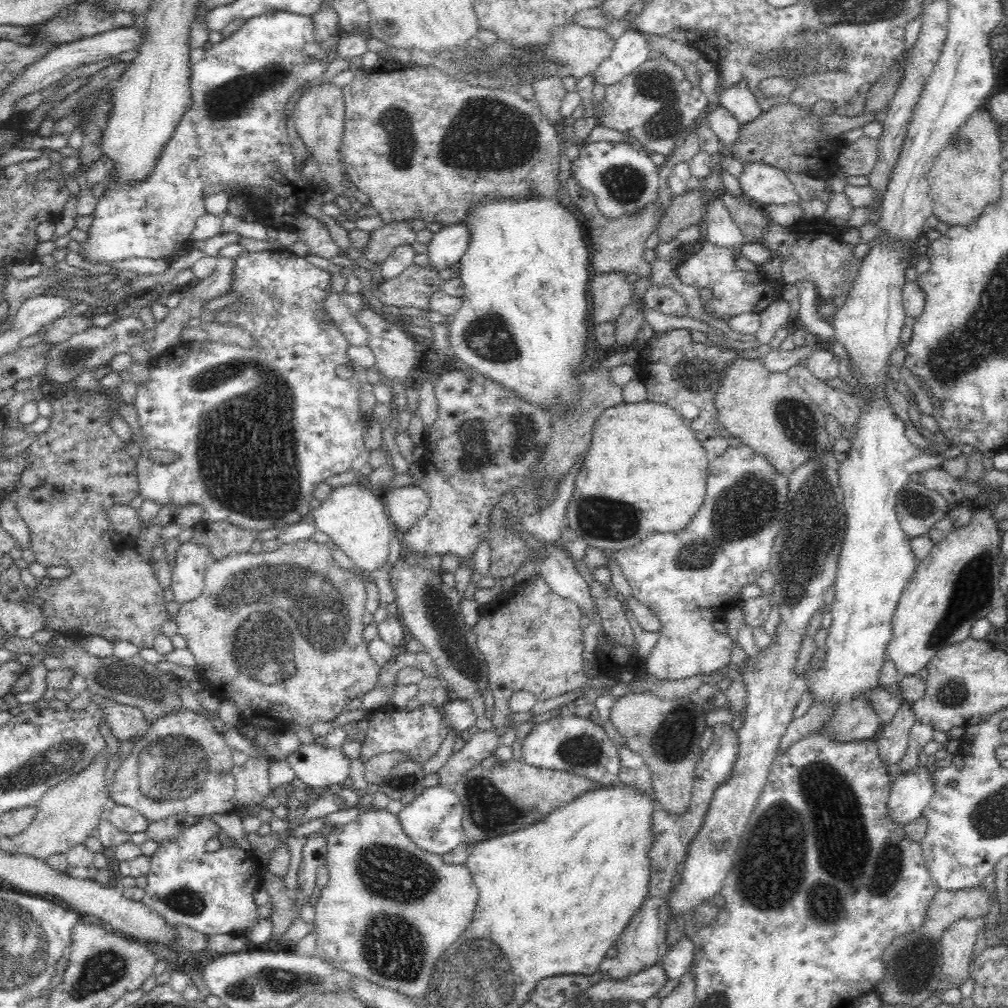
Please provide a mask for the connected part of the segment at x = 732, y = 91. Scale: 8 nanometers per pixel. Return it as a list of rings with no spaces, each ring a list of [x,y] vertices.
[[[746,82],[732,84],[720,91],[718,96],[721,106],[734,116],[740,126],[748,124],[761,112],[756,97],[750,92]]]

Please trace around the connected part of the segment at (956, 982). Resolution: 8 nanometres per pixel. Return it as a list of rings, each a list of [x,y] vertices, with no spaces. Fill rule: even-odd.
[[[960,918],[950,924],[941,936],[943,965],[941,974],[947,978],[949,988],[959,988],[971,978],[971,963],[977,941],[978,919]]]

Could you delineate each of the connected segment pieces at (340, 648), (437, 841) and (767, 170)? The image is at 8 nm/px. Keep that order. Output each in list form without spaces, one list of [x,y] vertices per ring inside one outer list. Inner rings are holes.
[[[300,539],[289,544],[280,544],[272,552],[253,551],[240,554],[230,554],[222,560],[210,562],[203,578],[203,589],[196,600],[186,602],[174,607],[173,620],[178,626],[178,634],[187,641],[187,648],[195,657],[198,668],[199,680],[203,680],[207,688],[218,696],[221,701],[233,701],[238,708],[238,716],[241,726],[256,734],[260,730],[290,730],[292,726],[308,729],[318,722],[333,721],[342,711],[348,709],[348,704],[356,698],[362,698],[370,690],[377,687],[380,667],[373,659],[370,659],[367,644],[364,641],[363,624],[365,609],[366,589],[364,581],[359,579],[350,569],[343,569],[332,559],[330,547],[324,543],[318,543],[314,539]]]
[[[438,784],[425,787],[418,795],[405,801],[397,817],[408,838],[422,850],[441,855],[454,850],[459,844],[465,844],[463,804],[452,786]]]
[[[745,164],[739,182],[744,195],[763,207],[802,202],[785,172],[768,164]]]

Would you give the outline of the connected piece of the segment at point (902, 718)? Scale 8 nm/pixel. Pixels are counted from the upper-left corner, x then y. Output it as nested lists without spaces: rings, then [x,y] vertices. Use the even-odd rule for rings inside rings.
[[[898,685],[888,689],[890,694],[900,701],[899,709],[891,718],[890,722],[883,725],[882,732],[876,738],[878,747],[878,757],[882,757],[884,765],[888,767],[888,771],[892,770],[908,752],[908,735],[912,725],[915,723],[911,704],[906,704],[898,697]]]

